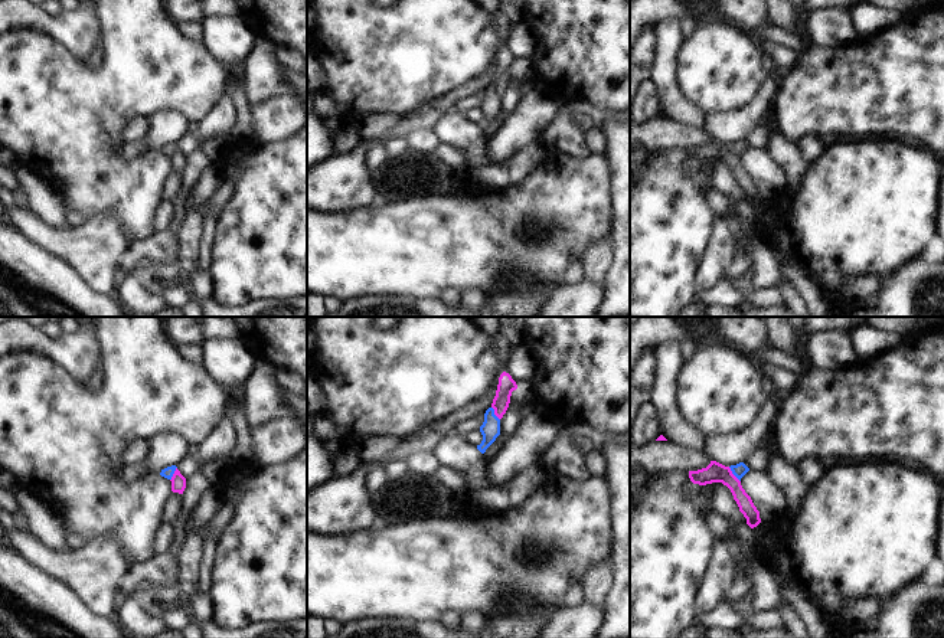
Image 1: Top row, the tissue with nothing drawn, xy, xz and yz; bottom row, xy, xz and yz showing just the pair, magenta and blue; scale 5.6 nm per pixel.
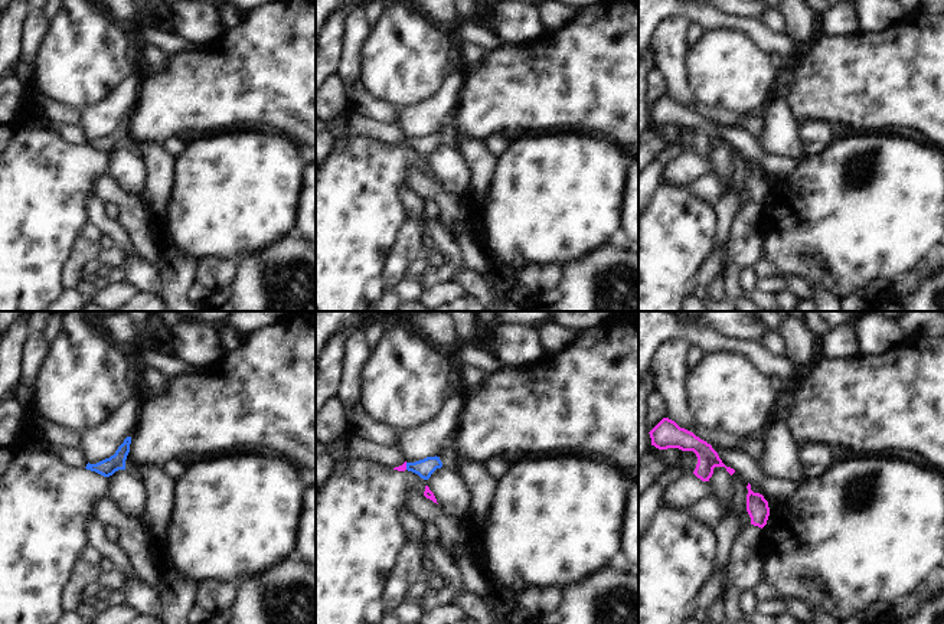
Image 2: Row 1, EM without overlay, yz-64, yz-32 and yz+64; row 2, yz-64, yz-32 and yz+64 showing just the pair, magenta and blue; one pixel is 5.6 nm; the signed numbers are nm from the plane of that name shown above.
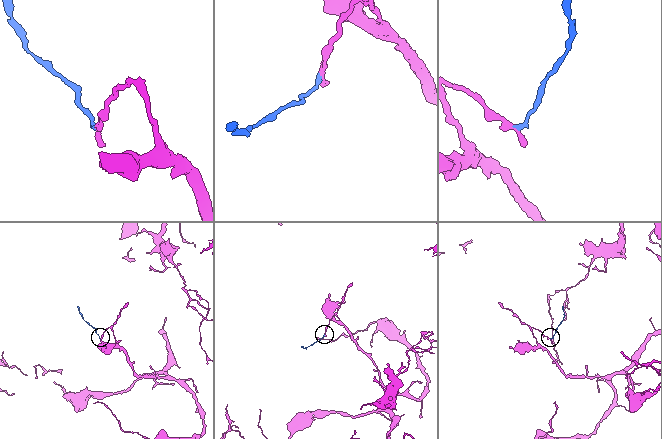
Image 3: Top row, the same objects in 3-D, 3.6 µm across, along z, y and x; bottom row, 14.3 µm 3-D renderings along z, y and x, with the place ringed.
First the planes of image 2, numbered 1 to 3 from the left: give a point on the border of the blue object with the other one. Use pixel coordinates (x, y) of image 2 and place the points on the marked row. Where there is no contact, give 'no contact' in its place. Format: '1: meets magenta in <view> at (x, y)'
1: no contact
2: meets magenta in yz-32 at (405, 466)
3: no contact

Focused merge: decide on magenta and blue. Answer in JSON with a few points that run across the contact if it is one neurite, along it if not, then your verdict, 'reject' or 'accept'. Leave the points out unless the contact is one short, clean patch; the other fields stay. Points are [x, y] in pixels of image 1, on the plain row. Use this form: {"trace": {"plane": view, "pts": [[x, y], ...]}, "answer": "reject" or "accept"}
{"trace": {"plane": "yz", "pts": [[728, 144], [740, 159]]}, "answer": "reject"}

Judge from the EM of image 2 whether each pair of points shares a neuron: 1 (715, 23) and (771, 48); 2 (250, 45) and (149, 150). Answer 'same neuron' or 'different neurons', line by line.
1: same neuron
2: different neurons

